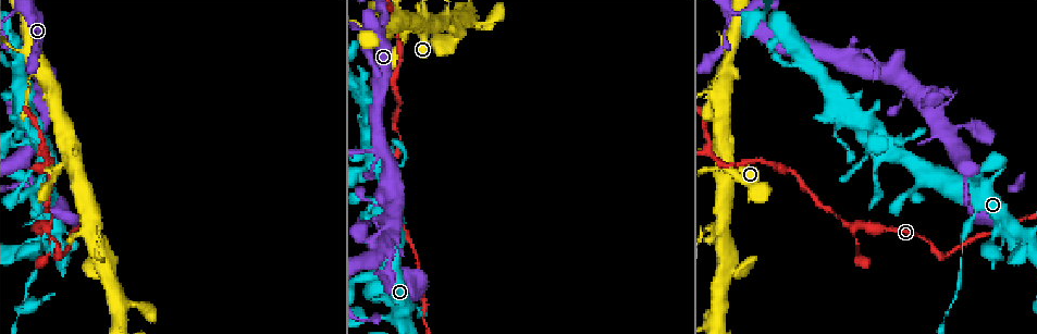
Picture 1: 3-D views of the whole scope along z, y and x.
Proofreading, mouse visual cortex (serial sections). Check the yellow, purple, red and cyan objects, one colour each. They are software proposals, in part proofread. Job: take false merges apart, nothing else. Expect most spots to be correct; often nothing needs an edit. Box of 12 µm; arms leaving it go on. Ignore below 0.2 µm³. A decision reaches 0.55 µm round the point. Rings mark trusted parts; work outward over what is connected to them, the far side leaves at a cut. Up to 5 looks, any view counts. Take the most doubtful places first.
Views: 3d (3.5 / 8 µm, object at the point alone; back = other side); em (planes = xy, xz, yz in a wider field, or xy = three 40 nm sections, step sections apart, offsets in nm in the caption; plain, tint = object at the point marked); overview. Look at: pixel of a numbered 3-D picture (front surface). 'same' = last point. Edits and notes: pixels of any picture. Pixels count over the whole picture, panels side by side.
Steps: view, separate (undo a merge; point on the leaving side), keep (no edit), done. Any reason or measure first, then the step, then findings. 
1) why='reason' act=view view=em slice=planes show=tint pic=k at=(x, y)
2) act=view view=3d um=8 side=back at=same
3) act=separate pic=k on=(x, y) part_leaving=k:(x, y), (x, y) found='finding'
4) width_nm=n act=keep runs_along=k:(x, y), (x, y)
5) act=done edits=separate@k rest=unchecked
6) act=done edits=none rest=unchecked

why='sudden change in width' act=view view=3d um=3.5 pic=1 at=(41, 238)

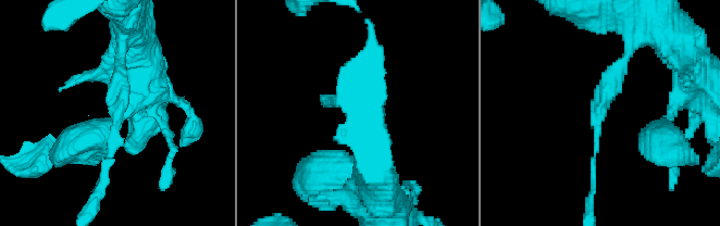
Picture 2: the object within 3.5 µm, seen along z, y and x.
arm_widths_nm=100,150 why='need the tissue' act=view view=em slice=xy step=5 show=tint pic=2 at=(596, 111)

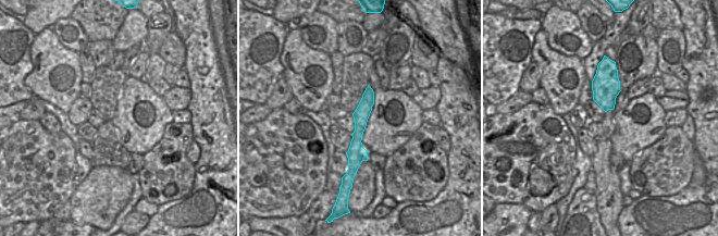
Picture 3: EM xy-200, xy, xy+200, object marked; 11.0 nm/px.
act=view view=em slice=xy step=2 show=tint at=same

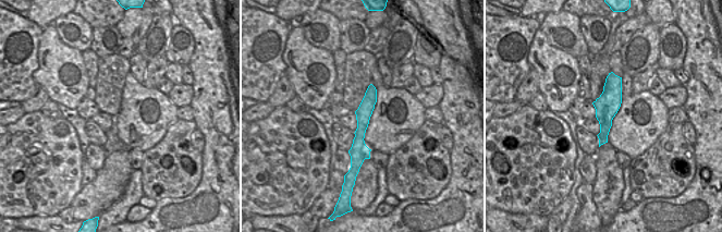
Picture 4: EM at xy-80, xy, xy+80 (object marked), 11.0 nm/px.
act=keep runs_along=4:(371, 88), (363, 113), (356, 160) found='one cell here'

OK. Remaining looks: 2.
why='three-way junction' act=view view=3d um=3.5 pic=1 at=(21, 245)

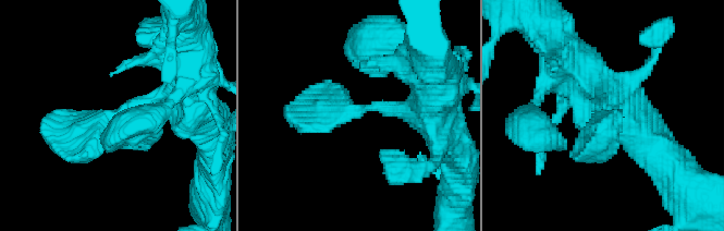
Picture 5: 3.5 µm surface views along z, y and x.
arms=3 arm_widths_nm=250,300,350 act=view view=em slice=planes show=tint pic=5 at=(355, 112)

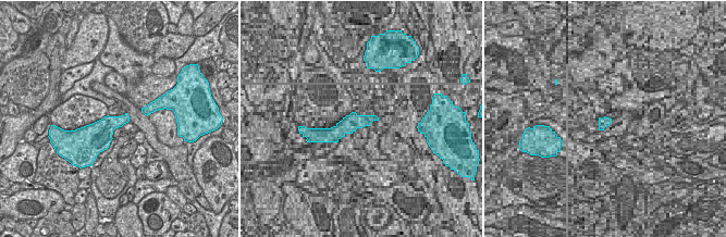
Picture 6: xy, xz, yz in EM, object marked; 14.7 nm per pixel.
act=keep runs_along=5:(176, 87), (107, 114), (66, 158) found='continuous, no second cell'

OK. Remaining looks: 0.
act=done edits=none rest=unchecked

